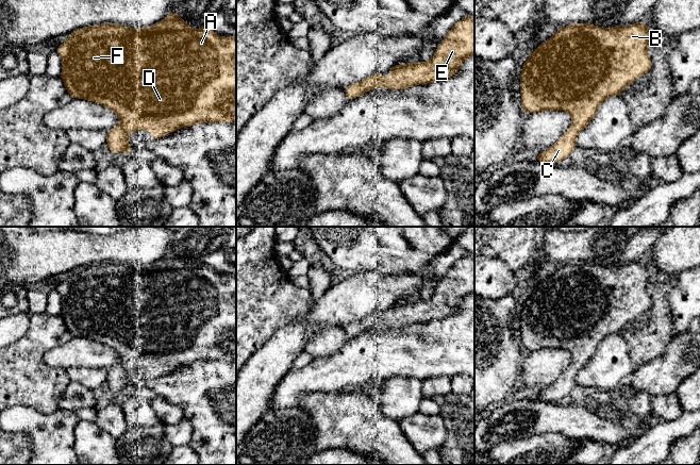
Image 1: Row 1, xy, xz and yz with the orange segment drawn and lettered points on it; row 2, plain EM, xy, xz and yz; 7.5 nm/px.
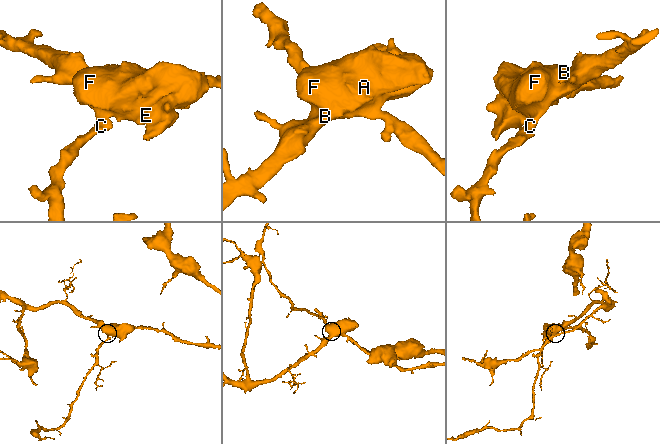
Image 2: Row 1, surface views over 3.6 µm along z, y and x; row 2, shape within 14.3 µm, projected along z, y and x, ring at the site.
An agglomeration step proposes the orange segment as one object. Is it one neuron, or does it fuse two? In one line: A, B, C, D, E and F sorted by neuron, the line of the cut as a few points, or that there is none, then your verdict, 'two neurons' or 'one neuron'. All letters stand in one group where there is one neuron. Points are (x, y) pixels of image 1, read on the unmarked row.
A B C D E F; no cut; one neuron

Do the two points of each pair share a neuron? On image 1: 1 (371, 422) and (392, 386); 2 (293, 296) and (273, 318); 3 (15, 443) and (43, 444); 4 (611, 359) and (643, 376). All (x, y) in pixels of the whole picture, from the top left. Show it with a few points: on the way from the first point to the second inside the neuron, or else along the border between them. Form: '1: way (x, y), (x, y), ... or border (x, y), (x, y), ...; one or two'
1: border (377, 397), (379, 409), (386, 416), (398, 422); two
2: way (287, 301), (276, 313); one
3: border (11, 431), (26, 434), (29, 437), (31, 453); two
4: border (635, 368), (626, 382); two

